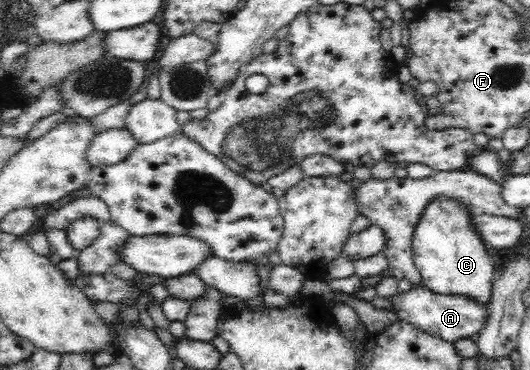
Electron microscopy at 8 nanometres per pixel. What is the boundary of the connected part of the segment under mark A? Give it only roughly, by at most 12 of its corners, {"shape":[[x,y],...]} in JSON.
{"shape":[[426,287],[397,291],[386,309],[432,337],[469,338],[487,306]]}

